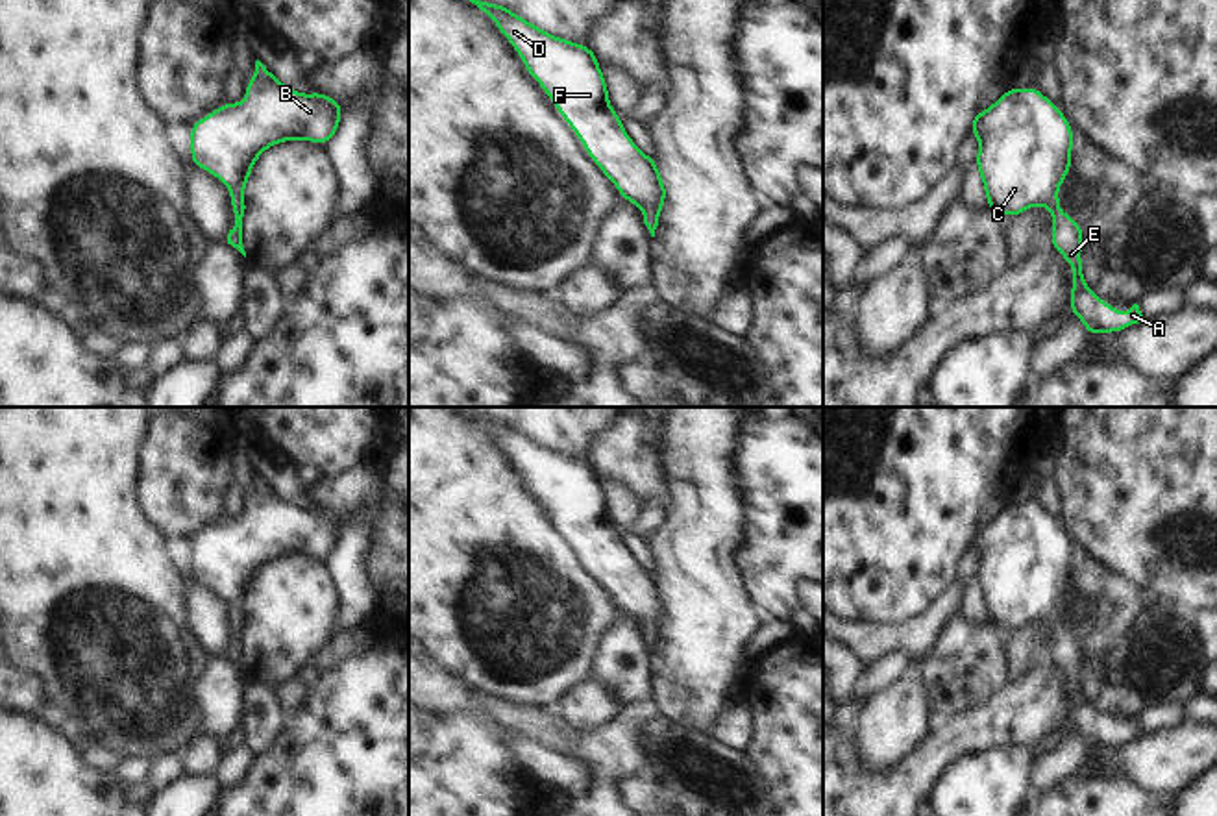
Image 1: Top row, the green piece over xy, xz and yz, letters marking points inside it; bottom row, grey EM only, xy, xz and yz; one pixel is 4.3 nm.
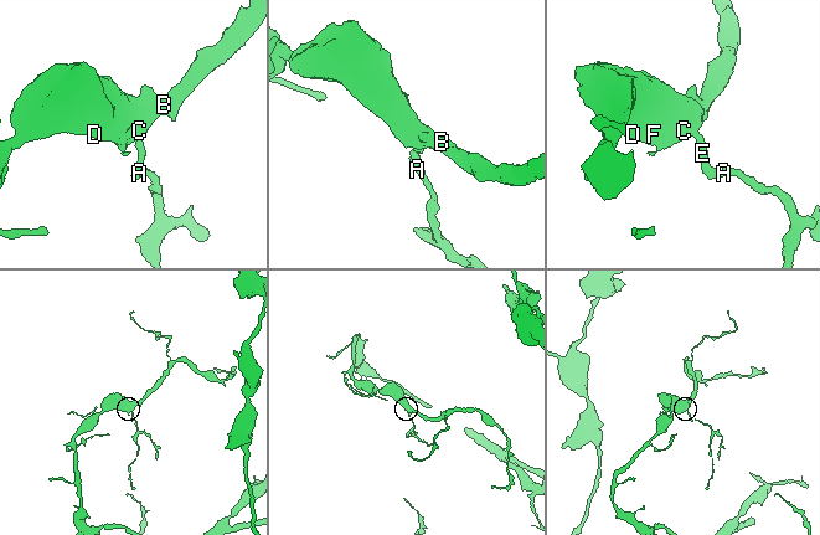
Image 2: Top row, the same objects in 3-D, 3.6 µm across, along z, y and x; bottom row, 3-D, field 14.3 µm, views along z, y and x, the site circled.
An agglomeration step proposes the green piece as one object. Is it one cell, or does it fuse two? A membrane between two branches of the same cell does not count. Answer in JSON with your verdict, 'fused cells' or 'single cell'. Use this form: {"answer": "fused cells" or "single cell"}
{"answer": "single cell"}

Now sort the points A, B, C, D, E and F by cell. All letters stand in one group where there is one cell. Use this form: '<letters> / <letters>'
A B C D E F

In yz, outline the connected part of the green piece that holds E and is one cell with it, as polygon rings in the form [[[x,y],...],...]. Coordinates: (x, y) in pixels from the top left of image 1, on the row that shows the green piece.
[[[1026,85],[1023,91],[1008,87],[988,109],[971,118],[967,133],[978,137],[977,168],[984,183],[986,209],[1015,218],[1032,205],[1045,205],[1052,215],[1051,246],[1071,265],[1073,287],[1069,313],[1078,316],[1089,337],[1119,333],[1143,322],[1139,305],[1134,303],[1126,315],[1100,300],[1084,279],[1082,242],[1084,228],[1060,209],[1058,187],[1071,172],[1075,131],[1062,107],[1054,105],[1039,89]]]

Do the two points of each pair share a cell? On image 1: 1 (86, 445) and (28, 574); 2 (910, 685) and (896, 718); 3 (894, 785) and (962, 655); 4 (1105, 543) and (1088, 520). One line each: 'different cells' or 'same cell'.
1: same cell
2: same cell
3: different cells
4: same cell

